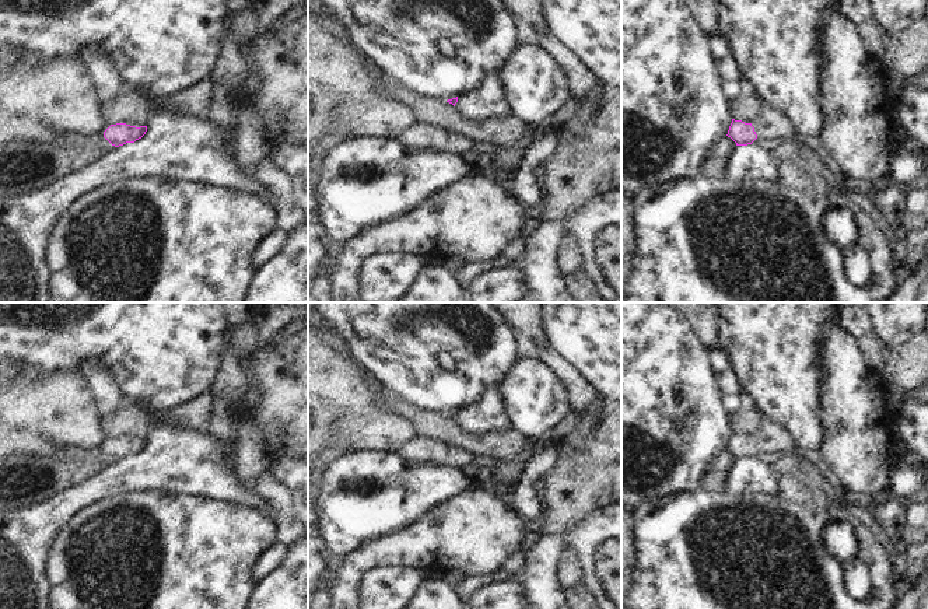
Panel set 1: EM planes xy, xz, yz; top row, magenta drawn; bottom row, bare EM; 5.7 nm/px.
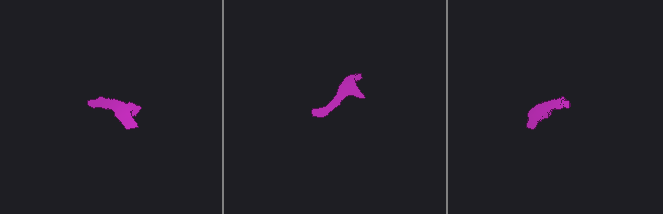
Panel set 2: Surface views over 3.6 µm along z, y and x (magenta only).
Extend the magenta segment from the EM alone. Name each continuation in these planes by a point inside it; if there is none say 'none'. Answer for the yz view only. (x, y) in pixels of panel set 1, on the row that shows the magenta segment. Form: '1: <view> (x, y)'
1: yz (769, 123)

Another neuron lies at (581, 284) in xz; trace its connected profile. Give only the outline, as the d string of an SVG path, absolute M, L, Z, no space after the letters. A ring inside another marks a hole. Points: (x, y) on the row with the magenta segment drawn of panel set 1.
M567 232L561 246L561 266L564 276L577 298L582 302L607 302L600 294L592 279L584 270L581 246L572 232Z

